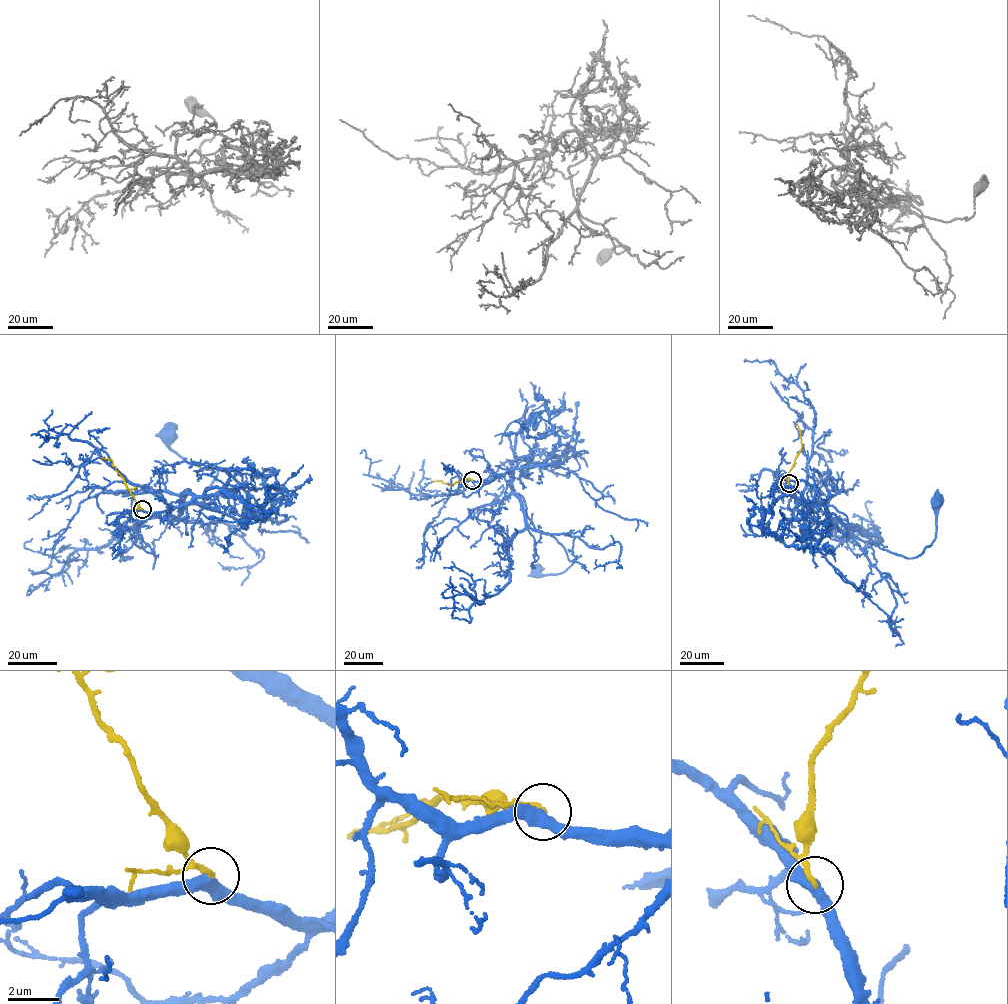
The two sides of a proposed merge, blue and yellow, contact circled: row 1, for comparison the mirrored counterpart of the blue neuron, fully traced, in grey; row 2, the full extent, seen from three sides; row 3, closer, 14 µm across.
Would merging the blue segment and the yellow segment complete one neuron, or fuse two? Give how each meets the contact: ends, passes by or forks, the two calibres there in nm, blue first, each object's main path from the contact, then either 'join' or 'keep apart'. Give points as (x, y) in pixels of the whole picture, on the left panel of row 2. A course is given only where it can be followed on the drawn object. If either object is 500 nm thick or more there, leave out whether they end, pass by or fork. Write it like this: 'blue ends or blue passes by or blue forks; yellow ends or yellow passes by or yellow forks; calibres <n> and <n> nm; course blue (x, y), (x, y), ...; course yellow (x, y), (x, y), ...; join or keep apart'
blue passes by; yellow ends; calibres 440 and 200 nm; course blue (141, 509), (186, 505), (188, 488), (183, 507), (200, 503), (216, 475), (176, 452), (166, 433); course yellow (142, 509), (112, 461), (101, 457); keep apart

